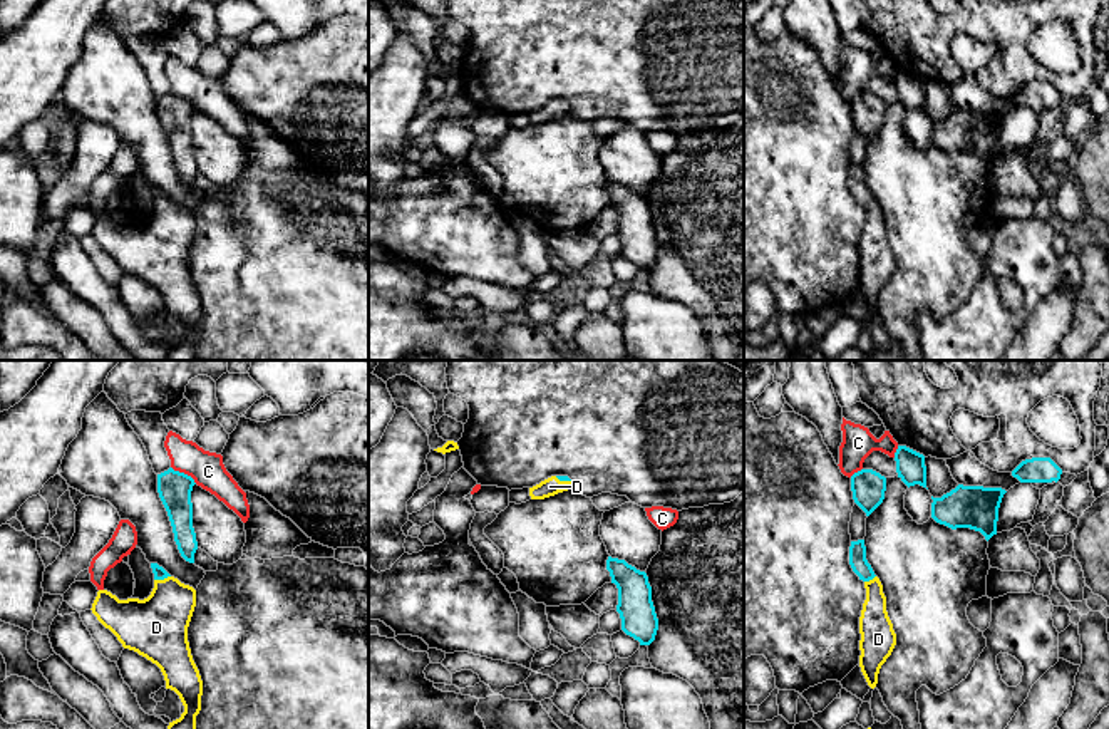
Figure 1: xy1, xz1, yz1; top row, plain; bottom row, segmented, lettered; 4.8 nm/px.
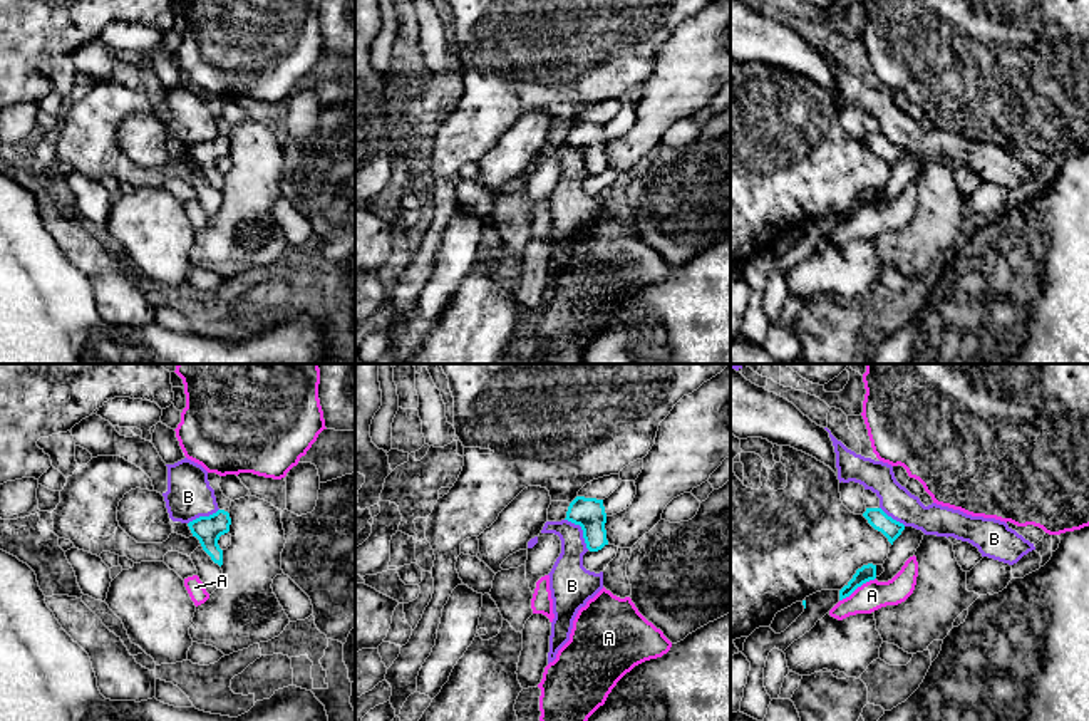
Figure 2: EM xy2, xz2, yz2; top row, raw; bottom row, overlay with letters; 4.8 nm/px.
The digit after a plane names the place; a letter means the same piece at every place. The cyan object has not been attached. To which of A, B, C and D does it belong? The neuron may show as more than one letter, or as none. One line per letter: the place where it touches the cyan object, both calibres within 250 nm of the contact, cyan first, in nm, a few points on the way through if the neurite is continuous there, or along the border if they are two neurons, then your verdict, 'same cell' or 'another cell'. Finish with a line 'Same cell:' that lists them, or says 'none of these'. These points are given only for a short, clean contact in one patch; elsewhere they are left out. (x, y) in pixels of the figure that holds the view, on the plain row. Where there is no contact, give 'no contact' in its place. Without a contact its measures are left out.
A: contact yz2 (856, 212); calibres 80 and 140 nm; border yz2 (875, 202), (840, 225); another cell
B: contact xz2 (582, 153); calibres 150 and 190 nm; border xz2 (565, 143), (580, 151), (588, 173); another cell
C: contact xy1 (183, 98); calibres 160 and 160 nm; another cell
D: contact xy1 (161, 203); calibres 60 and 300 nm; way xy1 (159, 198), (161, 203), (161, 243), (156, 252); same cell
Same cell: D

